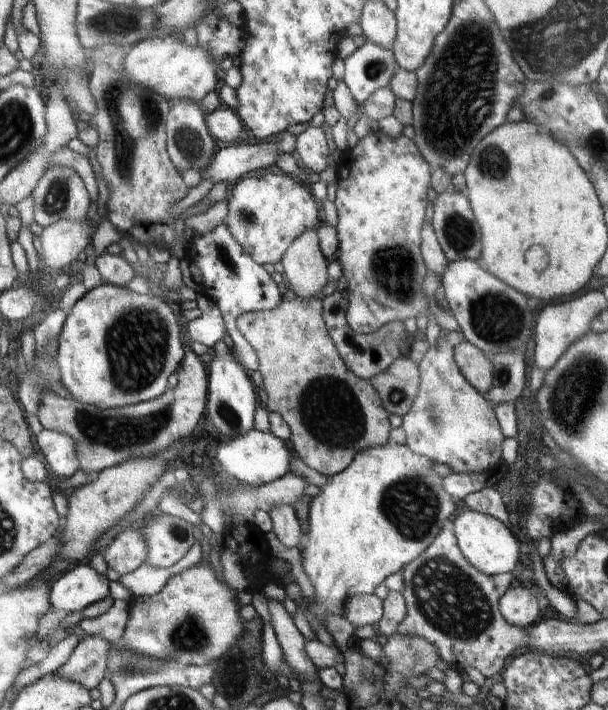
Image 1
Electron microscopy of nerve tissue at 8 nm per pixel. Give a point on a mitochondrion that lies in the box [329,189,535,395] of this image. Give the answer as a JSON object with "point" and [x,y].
{"point":[498,319]}

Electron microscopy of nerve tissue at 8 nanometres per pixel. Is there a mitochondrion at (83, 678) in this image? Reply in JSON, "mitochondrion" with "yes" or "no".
{"mitochondrion":"no"}

